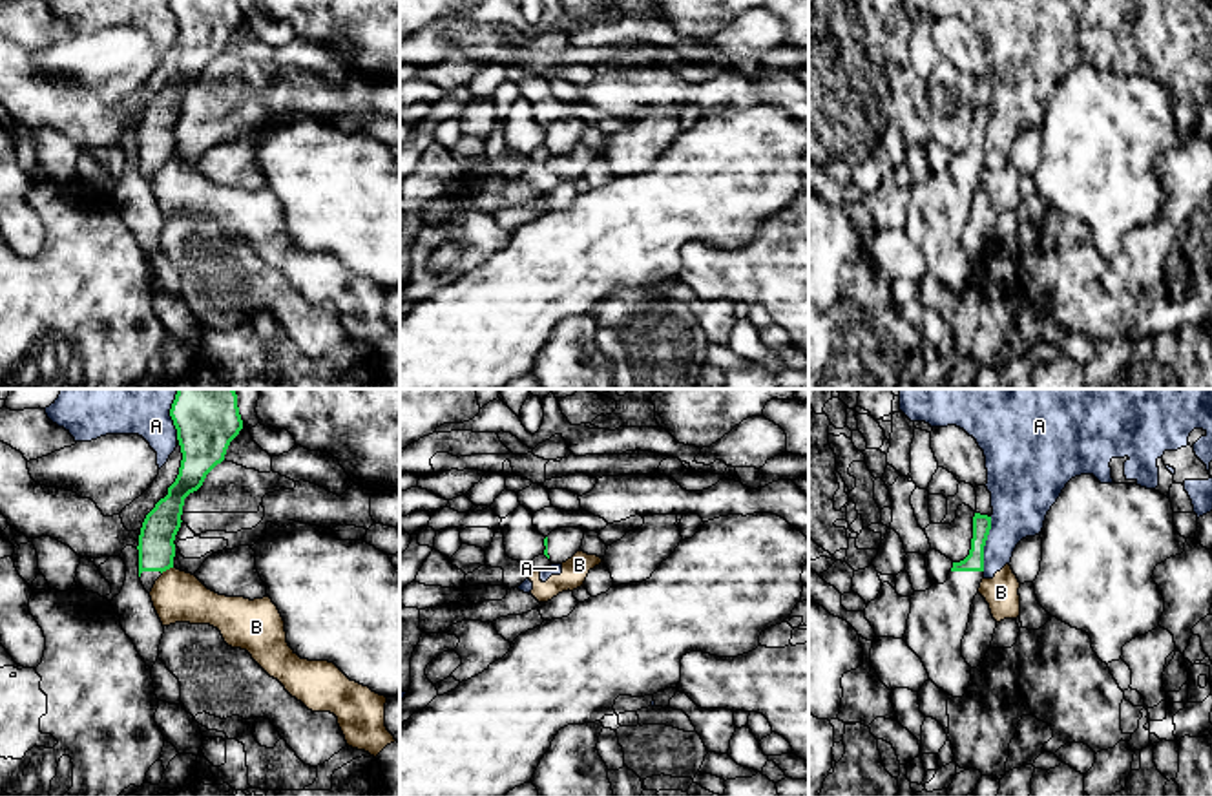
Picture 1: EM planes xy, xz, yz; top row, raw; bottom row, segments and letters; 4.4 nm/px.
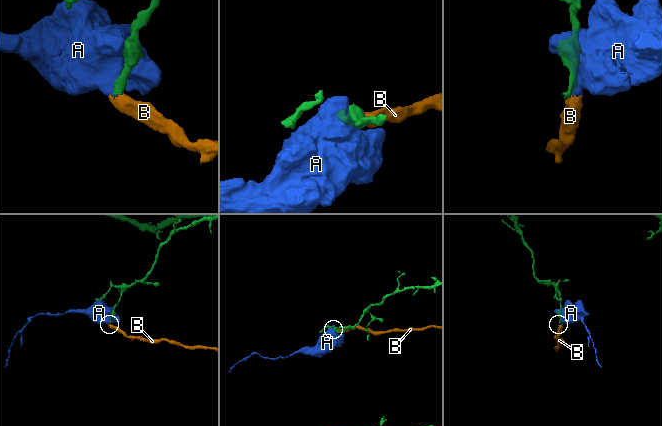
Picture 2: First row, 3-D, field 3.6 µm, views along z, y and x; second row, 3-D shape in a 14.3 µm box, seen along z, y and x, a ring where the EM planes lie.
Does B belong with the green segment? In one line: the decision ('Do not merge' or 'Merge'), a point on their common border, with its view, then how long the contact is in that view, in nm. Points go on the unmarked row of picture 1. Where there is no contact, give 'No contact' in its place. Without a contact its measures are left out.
Do not merge. Touches green at xy (167, 159). Shared border 60 nm

